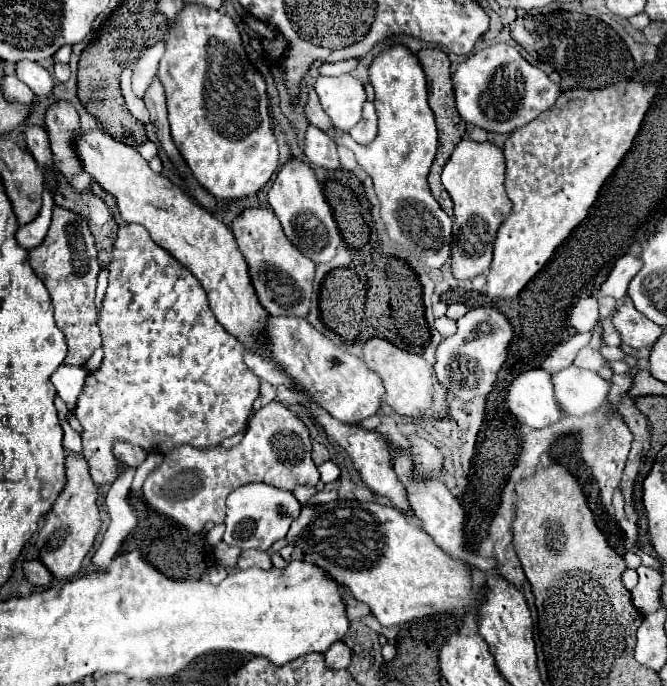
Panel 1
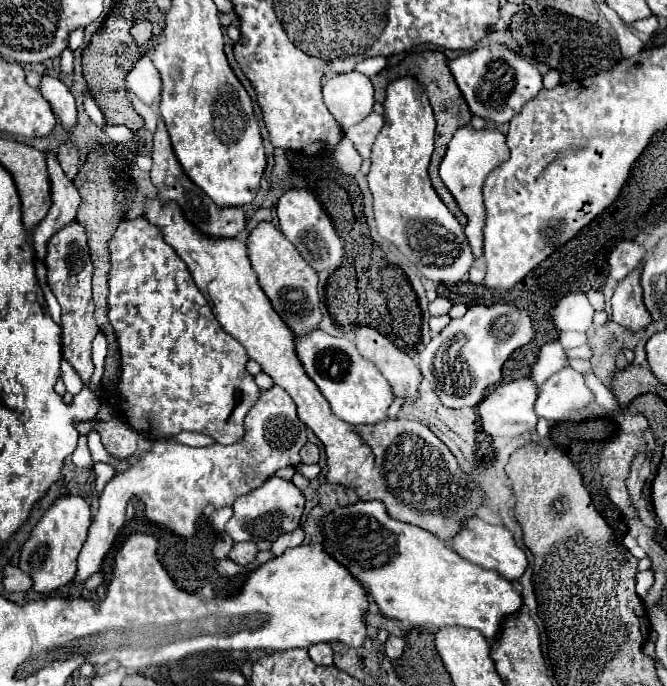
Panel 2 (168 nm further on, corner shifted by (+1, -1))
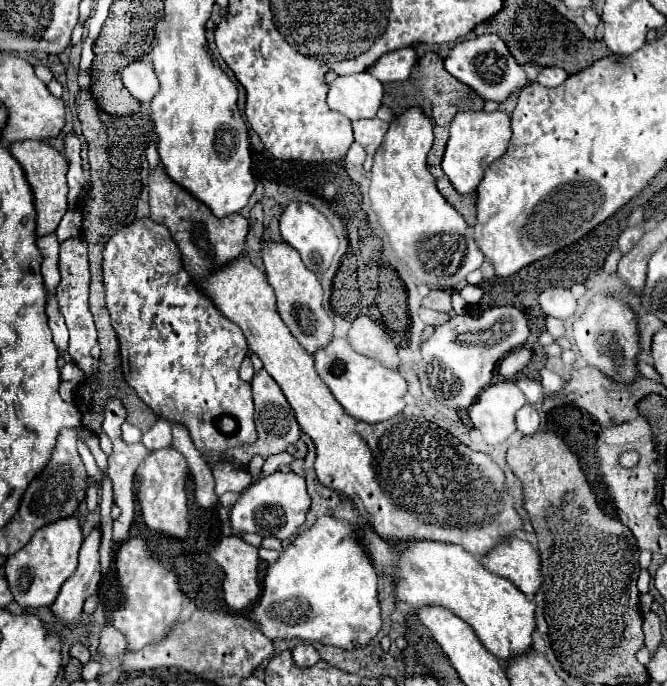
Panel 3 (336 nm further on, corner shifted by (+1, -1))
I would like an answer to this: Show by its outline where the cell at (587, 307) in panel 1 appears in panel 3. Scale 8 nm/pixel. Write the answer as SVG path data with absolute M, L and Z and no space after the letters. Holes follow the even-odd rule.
M550 286L546 288L540 298L538 298L542 310L550 316L556 316L560 320L570 320L578 312L578 302L576 298L560 286Z

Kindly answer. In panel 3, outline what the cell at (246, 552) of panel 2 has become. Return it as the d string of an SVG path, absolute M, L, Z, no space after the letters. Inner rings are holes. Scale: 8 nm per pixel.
M222 536L219 542L209 546L210 556L224 568L226 577L223 582L224 599L236 612L246 610L258 600L261 588L258 580L258 548L246 544L236 536Z

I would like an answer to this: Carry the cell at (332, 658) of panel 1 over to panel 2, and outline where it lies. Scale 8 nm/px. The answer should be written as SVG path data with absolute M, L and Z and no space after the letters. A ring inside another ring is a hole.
M314 644L312 648L308 648L308 654L320 666L332 666L334 664L334 652L332 652L330 644Z

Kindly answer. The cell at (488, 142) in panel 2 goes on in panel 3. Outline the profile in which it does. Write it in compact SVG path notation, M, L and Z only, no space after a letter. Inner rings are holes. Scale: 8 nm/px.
M502 110L494 112L458 112L450 124L450 140L446 146L446 154L442 160L442 170L454 184L454 188L460 194L470 194L480 184L486 166L500 158L510 142L512 128L510 128L510 116Z

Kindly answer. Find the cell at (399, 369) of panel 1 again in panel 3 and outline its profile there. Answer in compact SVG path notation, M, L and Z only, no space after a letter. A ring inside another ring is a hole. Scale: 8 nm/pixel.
M358 316L352 322L352 328L348 330L348 342L358 354L380 360L388 368L398 366L398 356L394 350L396 344L384 332L384 328L378 322L372 322L368 316Z

